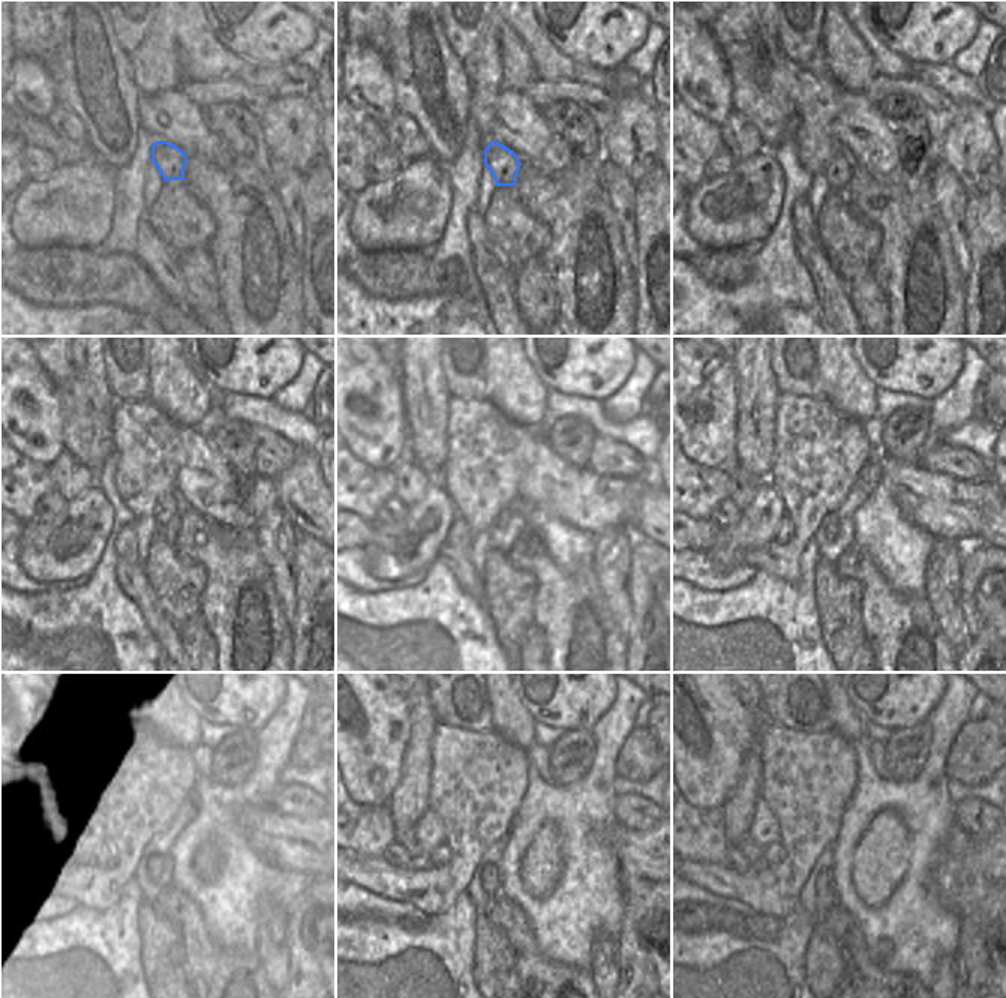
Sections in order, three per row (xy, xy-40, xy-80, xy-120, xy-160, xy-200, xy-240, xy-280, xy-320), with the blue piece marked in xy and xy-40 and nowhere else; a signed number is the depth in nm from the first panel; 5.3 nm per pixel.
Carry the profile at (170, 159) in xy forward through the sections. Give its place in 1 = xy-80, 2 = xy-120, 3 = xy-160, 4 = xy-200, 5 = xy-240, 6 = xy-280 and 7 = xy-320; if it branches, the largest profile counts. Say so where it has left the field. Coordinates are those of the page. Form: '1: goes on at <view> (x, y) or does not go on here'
1: goes on at xy-80 (840, 170)
2: goes on at xy-120 (167, 517)
3: goes on at xy-160 (507, 526)
4: goes on at xy-200 (835, 533)
5: goes on at xy-240 (159, 872)
6: goes on at xy-280 (491, 877)
7: goes on at xy-320 (826, 892)

